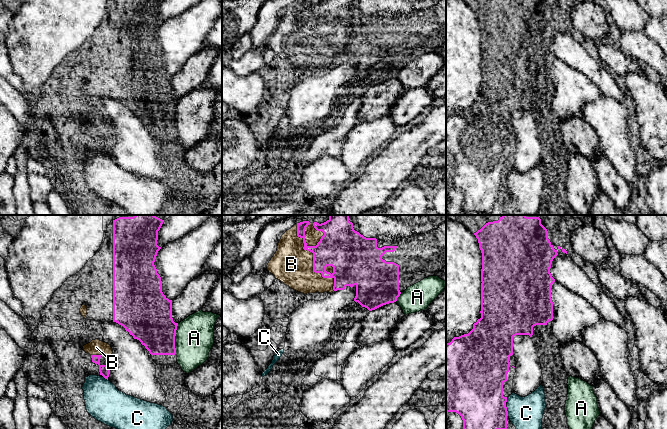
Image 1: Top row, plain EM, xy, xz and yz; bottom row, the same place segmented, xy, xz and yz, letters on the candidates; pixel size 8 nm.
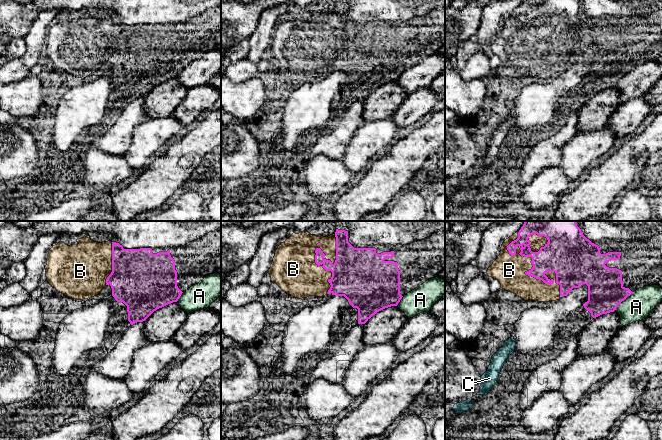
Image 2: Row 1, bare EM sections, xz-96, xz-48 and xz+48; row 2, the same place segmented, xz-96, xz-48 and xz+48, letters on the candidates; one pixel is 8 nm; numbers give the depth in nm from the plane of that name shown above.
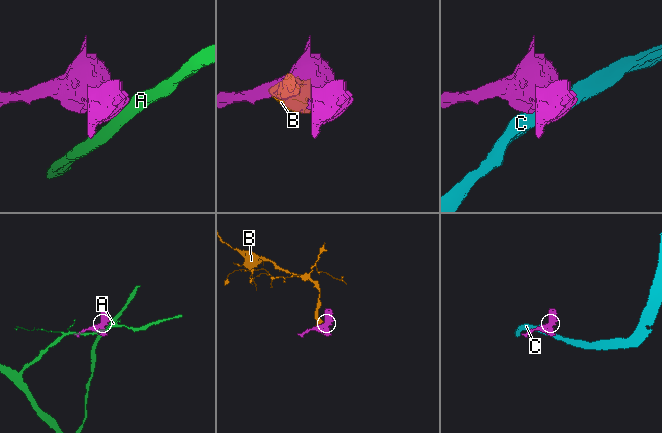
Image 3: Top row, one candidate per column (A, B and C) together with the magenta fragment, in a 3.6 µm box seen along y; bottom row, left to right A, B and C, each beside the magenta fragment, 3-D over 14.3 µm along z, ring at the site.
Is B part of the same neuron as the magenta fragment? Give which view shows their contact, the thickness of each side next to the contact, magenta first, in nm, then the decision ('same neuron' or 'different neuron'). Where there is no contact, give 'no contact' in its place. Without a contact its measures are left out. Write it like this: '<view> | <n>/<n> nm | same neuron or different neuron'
xz | 340/320 nm | same neuron

